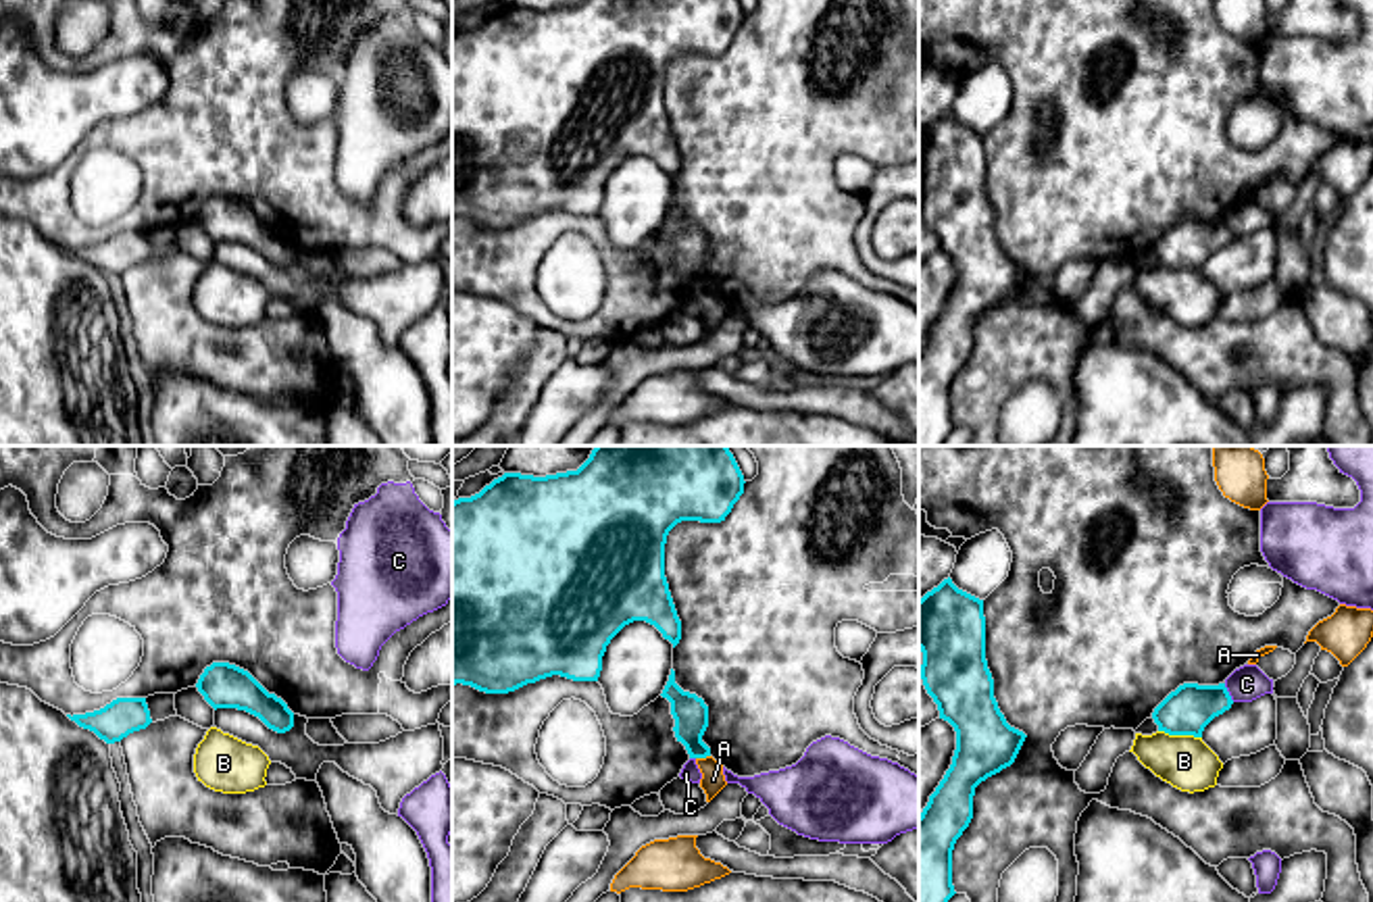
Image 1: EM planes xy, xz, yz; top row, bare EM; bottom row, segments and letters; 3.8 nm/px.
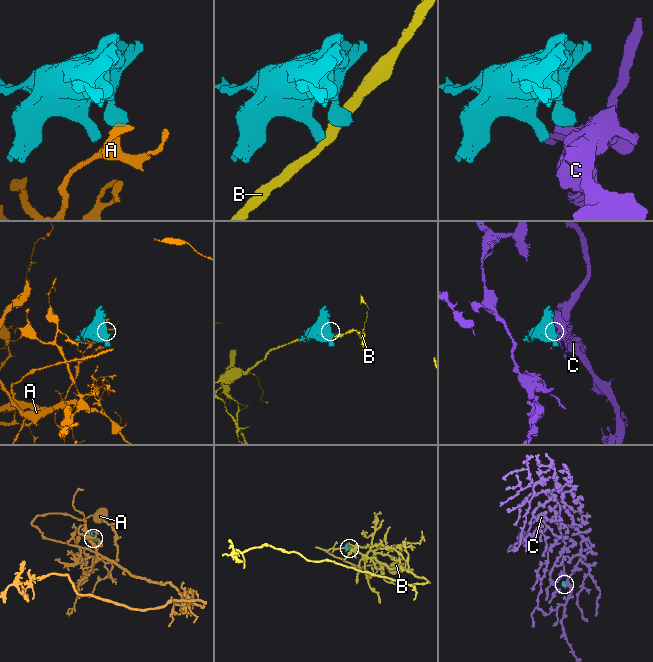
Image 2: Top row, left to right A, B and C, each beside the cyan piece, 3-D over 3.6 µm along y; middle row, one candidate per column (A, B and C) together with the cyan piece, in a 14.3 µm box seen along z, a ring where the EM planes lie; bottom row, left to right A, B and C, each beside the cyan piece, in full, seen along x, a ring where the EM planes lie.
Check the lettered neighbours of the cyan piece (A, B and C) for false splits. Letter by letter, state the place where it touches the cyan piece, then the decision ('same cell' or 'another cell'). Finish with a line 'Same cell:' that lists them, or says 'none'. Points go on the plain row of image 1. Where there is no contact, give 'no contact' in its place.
A: xz (703, 290) | another cell
B: yz (1180, 267) | another cell
C: yz (1228, 226) | another cell
Same cell: none

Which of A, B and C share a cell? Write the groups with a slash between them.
A / B / C

